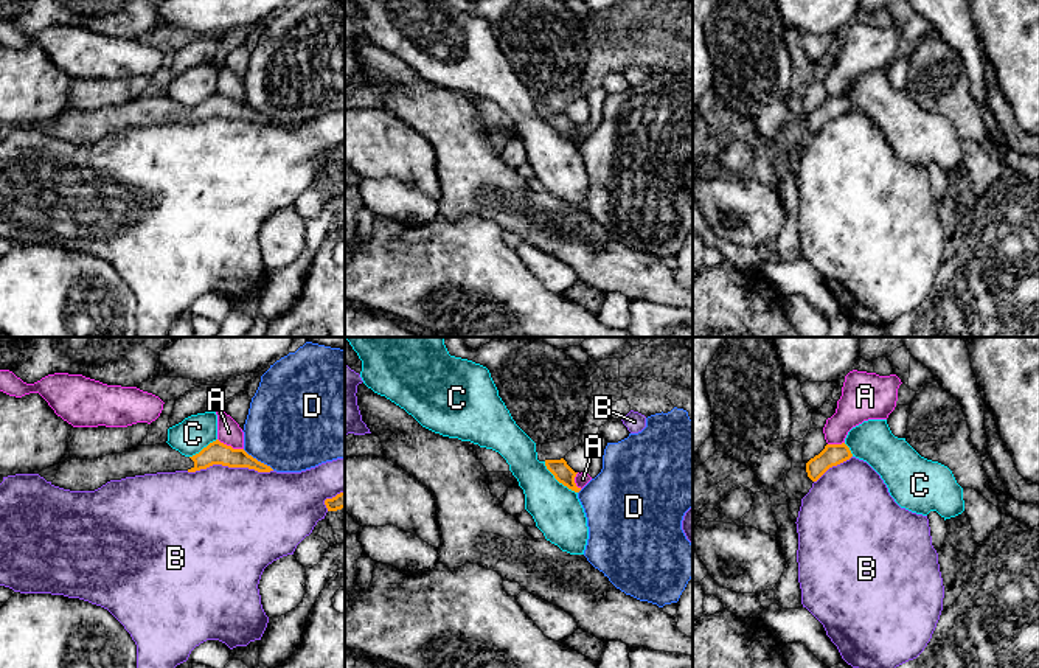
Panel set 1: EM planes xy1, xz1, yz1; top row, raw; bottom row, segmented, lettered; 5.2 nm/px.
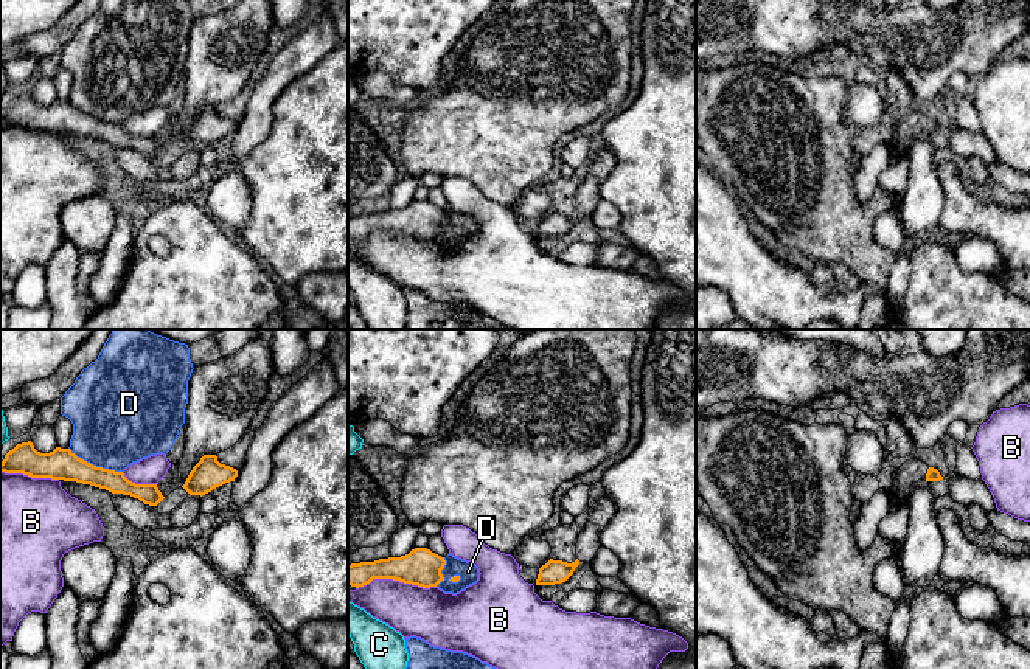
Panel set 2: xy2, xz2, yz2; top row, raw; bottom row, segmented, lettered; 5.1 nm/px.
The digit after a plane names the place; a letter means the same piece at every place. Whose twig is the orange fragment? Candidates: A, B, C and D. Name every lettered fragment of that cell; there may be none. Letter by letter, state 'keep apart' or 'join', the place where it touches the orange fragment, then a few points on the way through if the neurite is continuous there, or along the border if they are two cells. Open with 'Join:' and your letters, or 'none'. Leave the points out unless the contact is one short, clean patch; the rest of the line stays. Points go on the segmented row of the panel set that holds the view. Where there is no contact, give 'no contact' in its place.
Join: none
A: keep apart | xy1 (230, 446) | along xy1 (218, 438), (243, 449)
B: keep apart | xy1 (229, 466)
C: keep apart | xz1 (558, 480) | along xz1 (544, 462), (545, 468), (559, 482), (576, 493)
D: keep apart | xy2 (95, 466) | along xy2 (69, 447), (78, 457), (97, 466), (121, 472)

